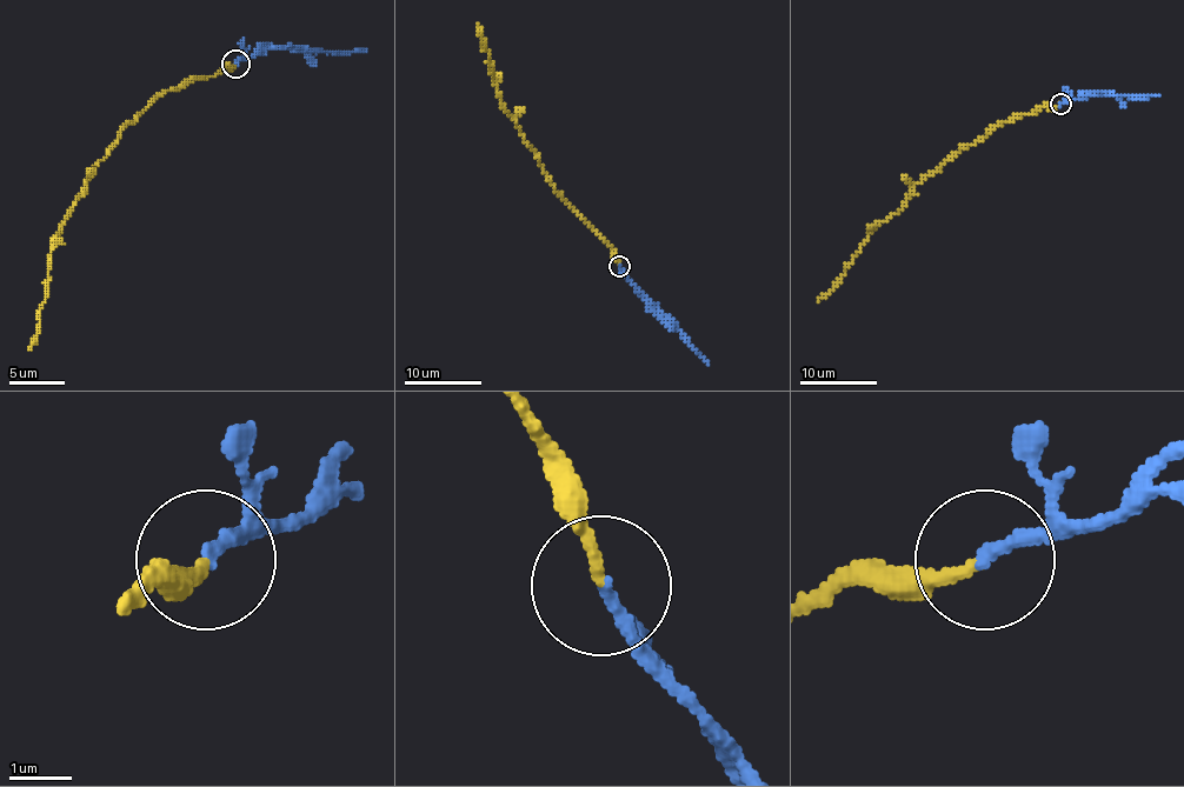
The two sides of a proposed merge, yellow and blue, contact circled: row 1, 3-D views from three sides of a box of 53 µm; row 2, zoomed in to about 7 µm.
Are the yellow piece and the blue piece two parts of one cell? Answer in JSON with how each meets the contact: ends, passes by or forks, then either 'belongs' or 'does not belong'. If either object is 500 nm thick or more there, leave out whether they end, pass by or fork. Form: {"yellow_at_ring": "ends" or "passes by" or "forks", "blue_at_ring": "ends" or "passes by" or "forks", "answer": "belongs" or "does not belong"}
{"yellow_at_ring": "ends", "blue_at_ring": "ends", "answer": "does not belong"}

